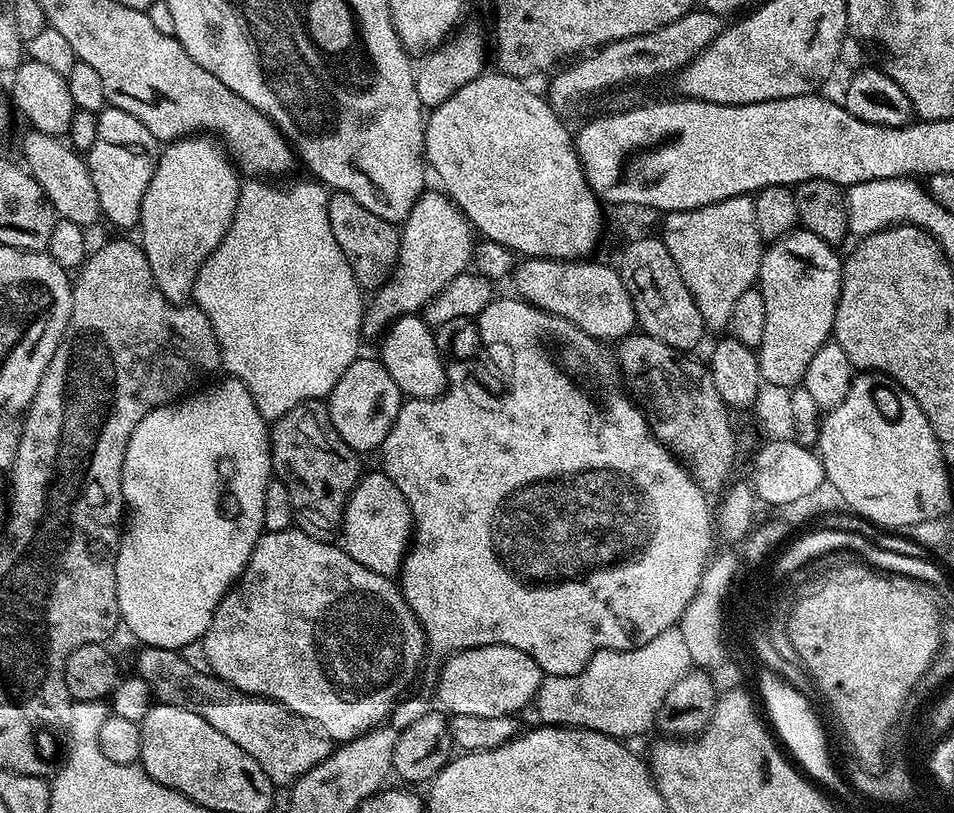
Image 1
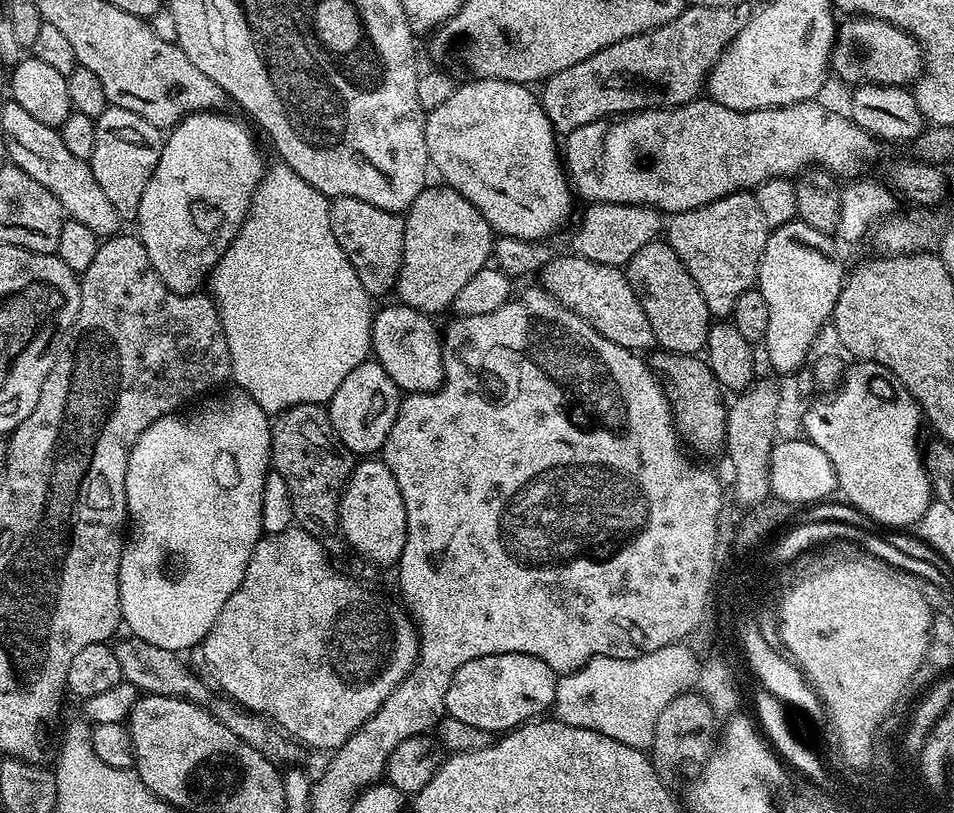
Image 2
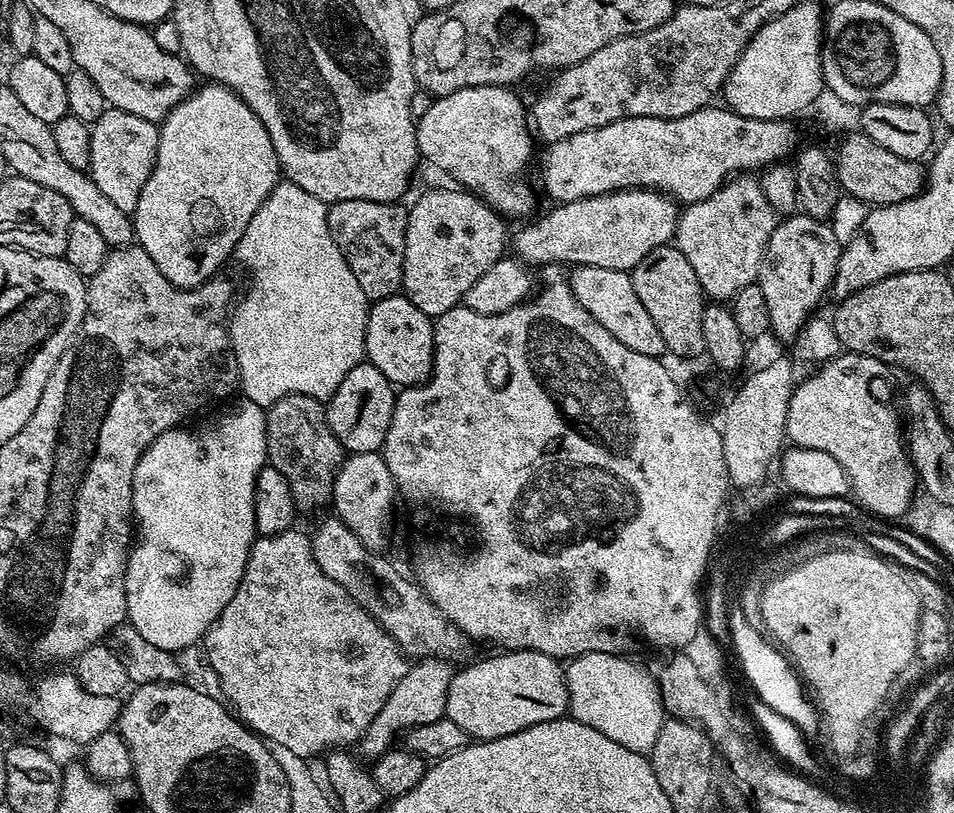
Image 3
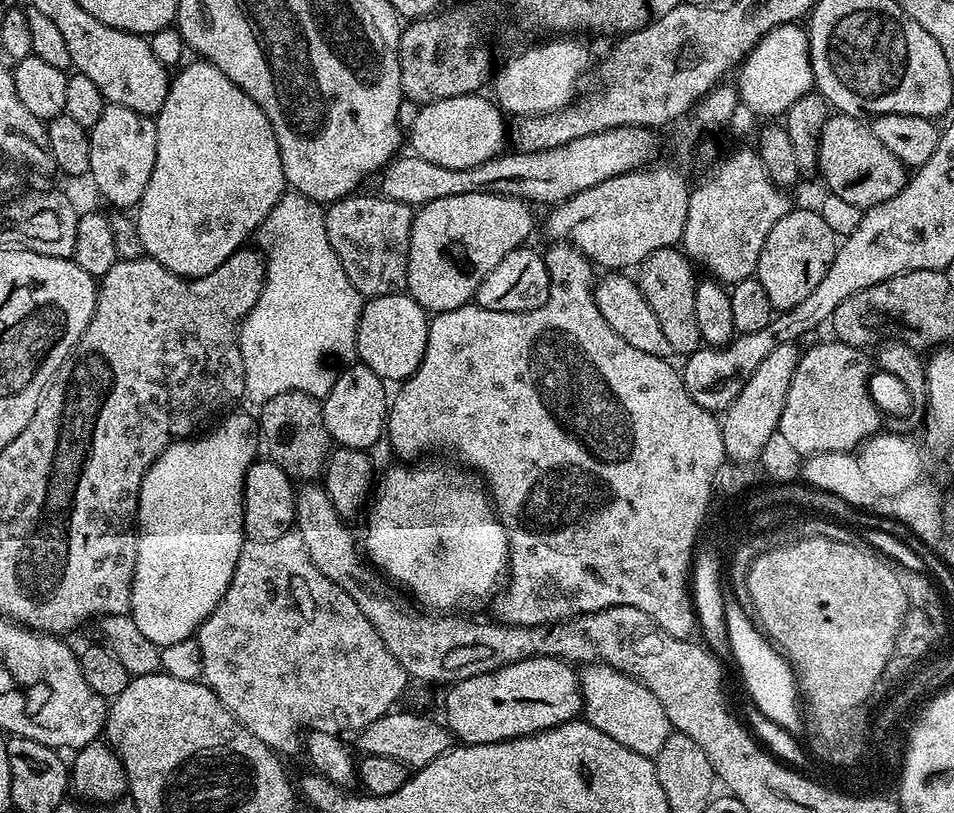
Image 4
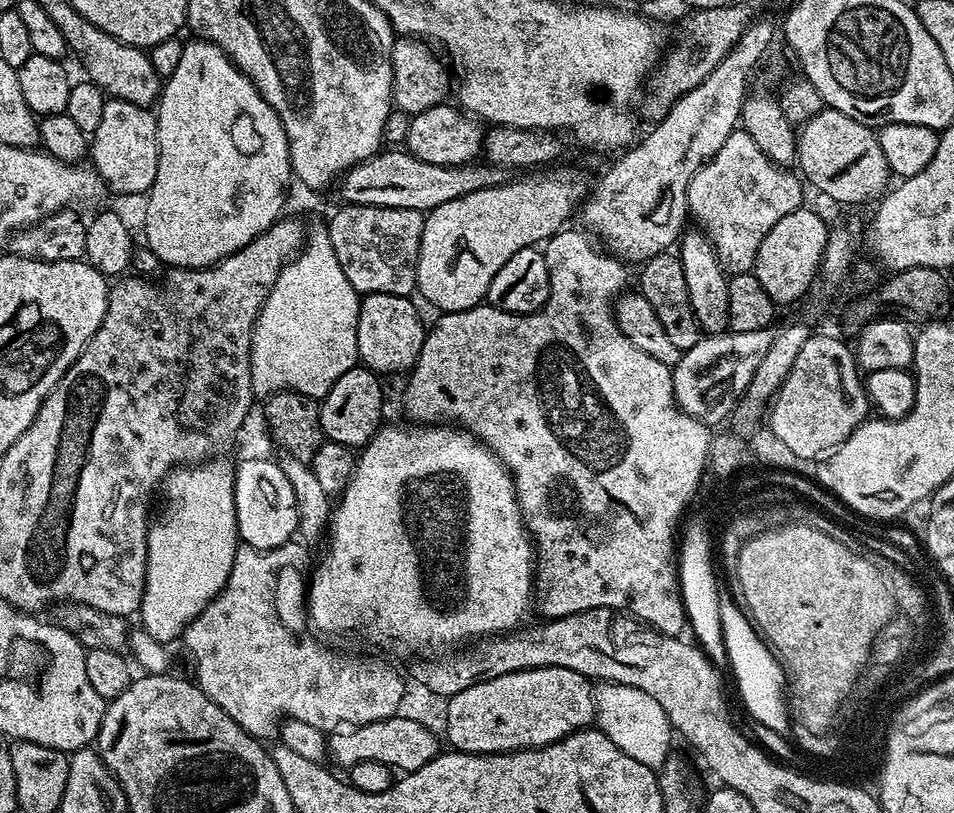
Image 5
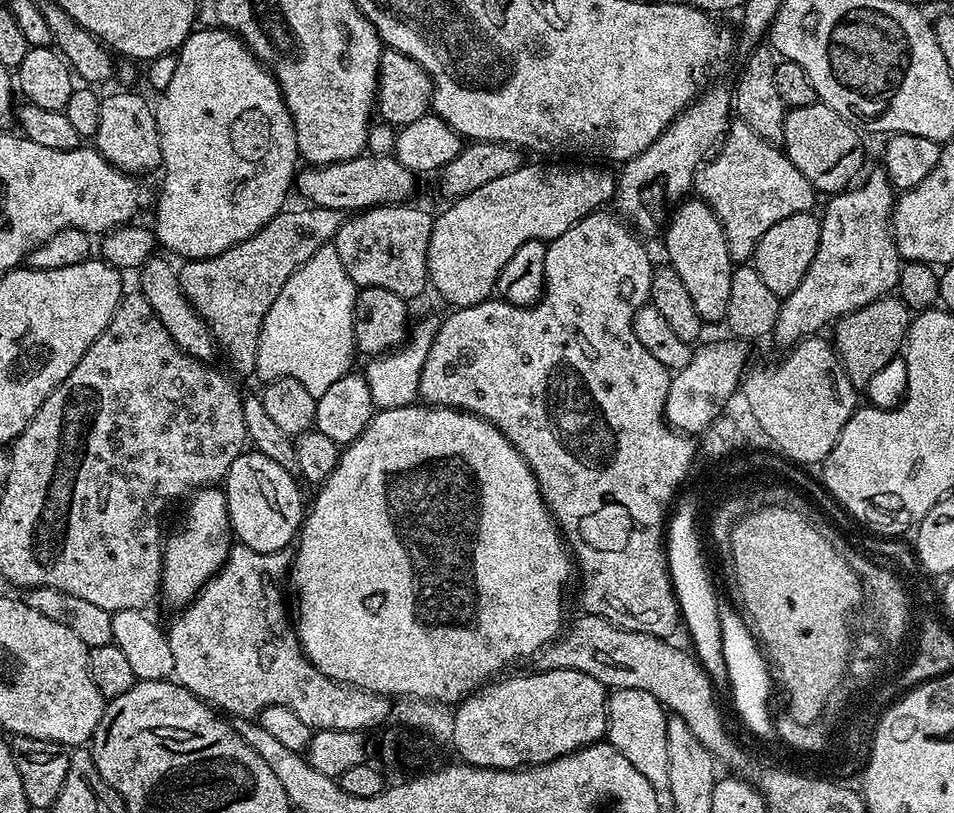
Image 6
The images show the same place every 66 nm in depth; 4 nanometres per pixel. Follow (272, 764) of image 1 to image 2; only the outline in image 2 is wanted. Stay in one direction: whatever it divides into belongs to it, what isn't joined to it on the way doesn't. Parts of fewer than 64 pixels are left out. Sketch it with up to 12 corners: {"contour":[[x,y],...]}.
{"contour":[[127,639],[123,679],[141,693],[206,705],[267,760],[297,745],[263,716],[207,686],[177,653]]}

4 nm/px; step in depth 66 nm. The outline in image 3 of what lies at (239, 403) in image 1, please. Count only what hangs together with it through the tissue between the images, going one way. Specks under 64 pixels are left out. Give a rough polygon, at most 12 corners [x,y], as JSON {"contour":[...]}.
{"contour":[[268,413],[138,458],[127,623],[199,645],[258,539]]}

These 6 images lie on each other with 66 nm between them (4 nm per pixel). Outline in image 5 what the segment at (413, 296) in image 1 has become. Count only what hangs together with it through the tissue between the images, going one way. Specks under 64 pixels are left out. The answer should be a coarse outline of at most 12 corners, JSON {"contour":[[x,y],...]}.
{"contour":[[572,168],[462,194],[425,215],[419,296],[485,303],[518,250],[565,231]]}

